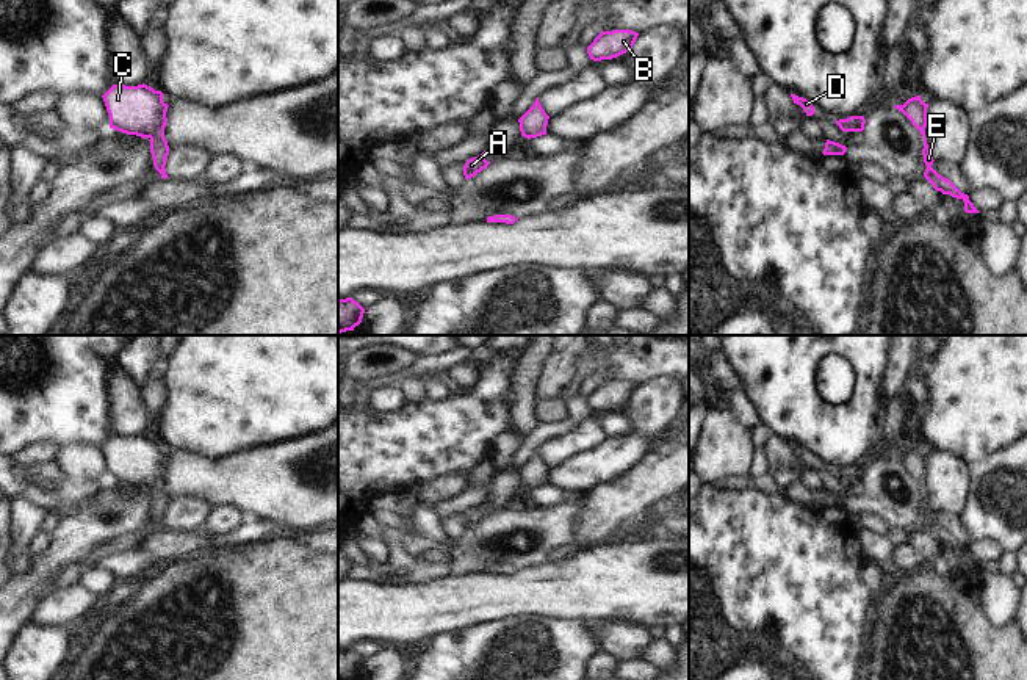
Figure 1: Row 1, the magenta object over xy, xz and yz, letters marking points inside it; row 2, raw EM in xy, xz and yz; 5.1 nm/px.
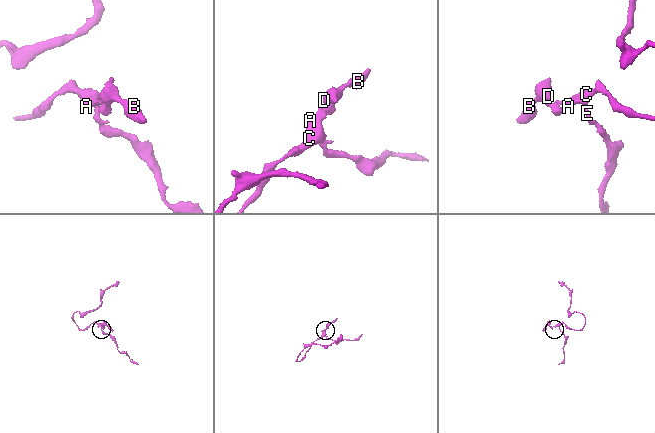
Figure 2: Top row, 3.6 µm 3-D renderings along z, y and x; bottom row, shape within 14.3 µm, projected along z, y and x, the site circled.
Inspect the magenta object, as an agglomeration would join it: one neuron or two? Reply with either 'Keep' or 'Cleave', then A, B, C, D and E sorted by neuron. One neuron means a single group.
Keep. Groups: A B C D E.

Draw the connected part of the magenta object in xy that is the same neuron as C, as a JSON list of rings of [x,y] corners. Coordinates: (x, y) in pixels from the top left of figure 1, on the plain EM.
[[[113,436],[102,448],[110,465],[110,479],[150,492],[150,505],[161,530],[168,530],[169,497],[164,489],[168,454],[163,443],[147,436]]]

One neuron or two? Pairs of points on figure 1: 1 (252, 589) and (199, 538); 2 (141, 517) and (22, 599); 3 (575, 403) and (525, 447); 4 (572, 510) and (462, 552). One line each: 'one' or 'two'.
1: two
2: one
3: one
4: one

